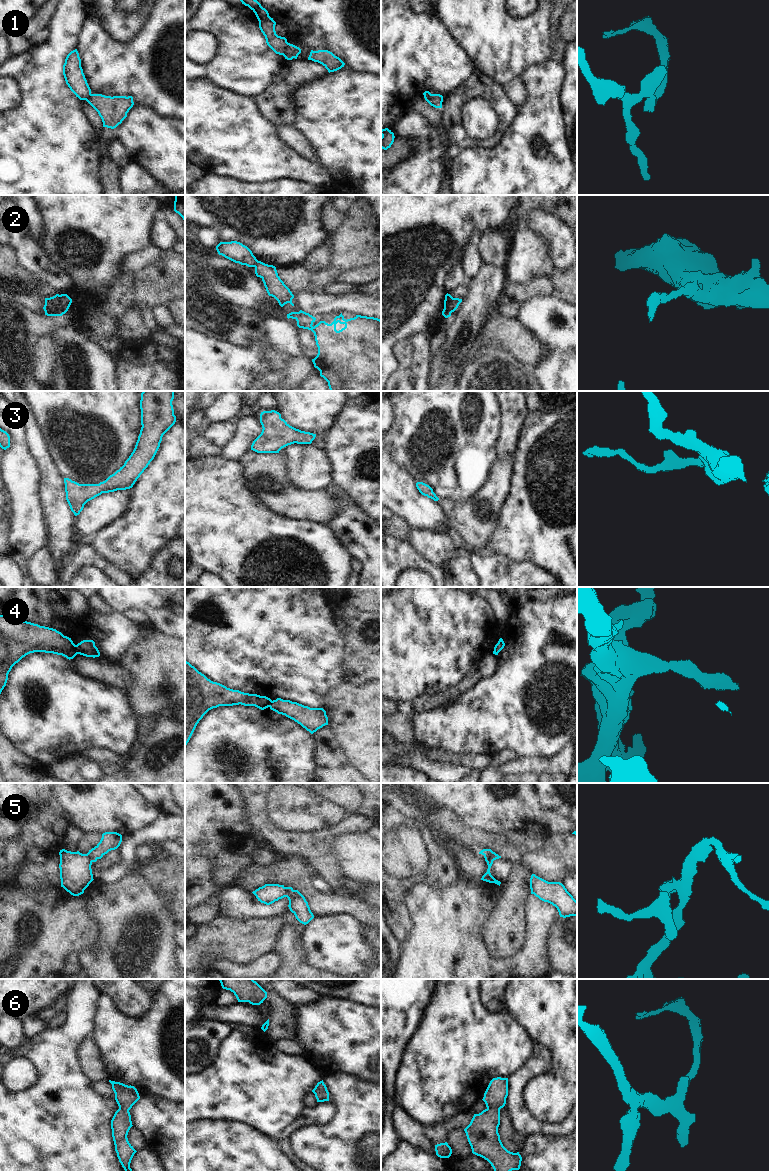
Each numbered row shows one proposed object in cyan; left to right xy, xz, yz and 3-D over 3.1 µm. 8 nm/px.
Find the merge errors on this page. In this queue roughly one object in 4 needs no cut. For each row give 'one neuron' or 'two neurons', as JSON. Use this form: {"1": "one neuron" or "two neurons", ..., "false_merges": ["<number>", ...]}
{"1": "two neurons", "2": "two neurons", "3": "one neuron", "4": "two neurons", "5": "two neurons", "6": "one neuron", "false_merges": ["1", "2", "4", "5"]}

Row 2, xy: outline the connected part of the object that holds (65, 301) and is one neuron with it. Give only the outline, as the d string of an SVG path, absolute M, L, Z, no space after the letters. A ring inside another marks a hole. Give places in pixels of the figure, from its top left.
M67 294L60 295L60 306L61 306L62 315L68 311L71 303L72 303L72 299Z

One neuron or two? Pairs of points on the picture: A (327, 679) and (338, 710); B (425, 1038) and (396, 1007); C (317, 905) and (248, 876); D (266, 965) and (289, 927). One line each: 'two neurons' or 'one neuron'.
A: two neurons
B: two neurons
C: one neuron
D: two neurons

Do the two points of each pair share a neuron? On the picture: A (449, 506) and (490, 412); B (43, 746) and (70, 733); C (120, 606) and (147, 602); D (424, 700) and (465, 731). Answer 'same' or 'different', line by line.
A: different
B: same
C: same
D: different

